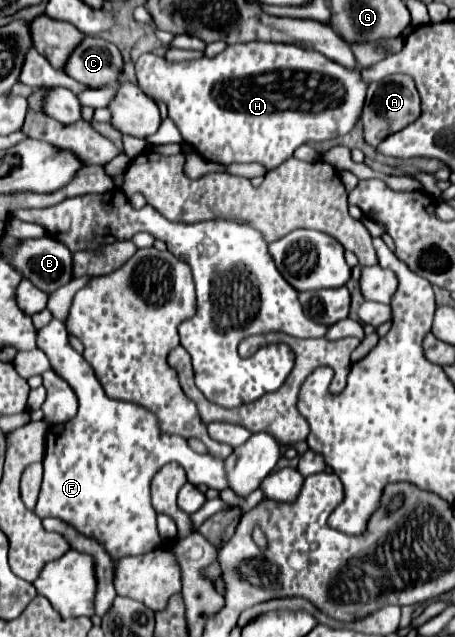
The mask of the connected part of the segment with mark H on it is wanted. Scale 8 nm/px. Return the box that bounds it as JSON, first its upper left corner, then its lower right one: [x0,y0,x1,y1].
[137,42,367,170]

